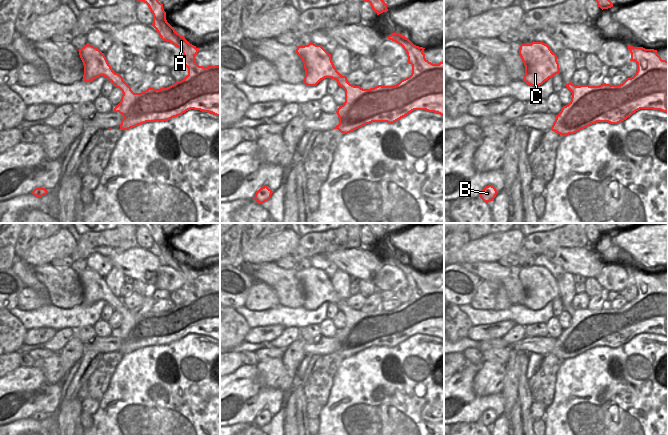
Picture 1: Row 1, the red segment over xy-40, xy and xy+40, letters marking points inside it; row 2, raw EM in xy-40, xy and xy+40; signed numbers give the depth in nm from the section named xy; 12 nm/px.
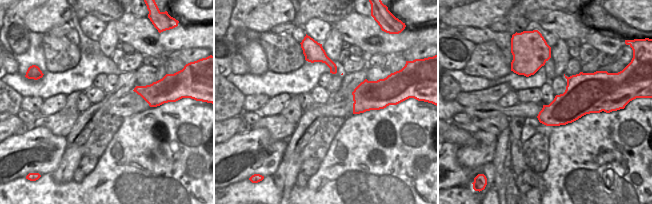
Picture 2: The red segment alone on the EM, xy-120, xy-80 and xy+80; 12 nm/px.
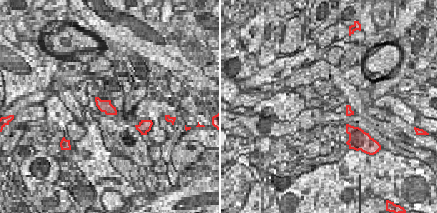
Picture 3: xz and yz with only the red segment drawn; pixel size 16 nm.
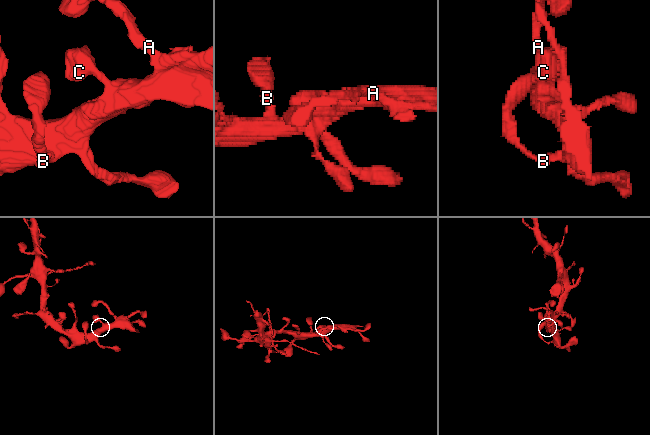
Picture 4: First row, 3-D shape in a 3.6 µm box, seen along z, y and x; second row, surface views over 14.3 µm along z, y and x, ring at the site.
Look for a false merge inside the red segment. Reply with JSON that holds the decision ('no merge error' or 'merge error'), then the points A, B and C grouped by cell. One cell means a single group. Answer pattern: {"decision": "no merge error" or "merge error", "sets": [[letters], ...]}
{"decision": "no merge error", "sets": [["A", "B", "C"]]}

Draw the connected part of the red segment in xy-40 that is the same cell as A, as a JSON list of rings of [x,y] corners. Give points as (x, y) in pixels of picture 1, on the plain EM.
[[[158,223],[136,224],[148,229],[153,238],[152,250],[161,263],[182,275],[182,288],[188,292],[188,299],[167,312],[150,311],[141,317],[134,317],[123,301],[113,295],[104,277],[87,267],[78,274],[84,289],[82,304],[92,306],[104,300],[122,315],[121,325],[113,334],[123,340],[122,354],[146,346],[168,345],[191,333],[220,341],[220,289],[203,291],[196,287],[199,272],[190,268],[167,246],[163,228]]]

